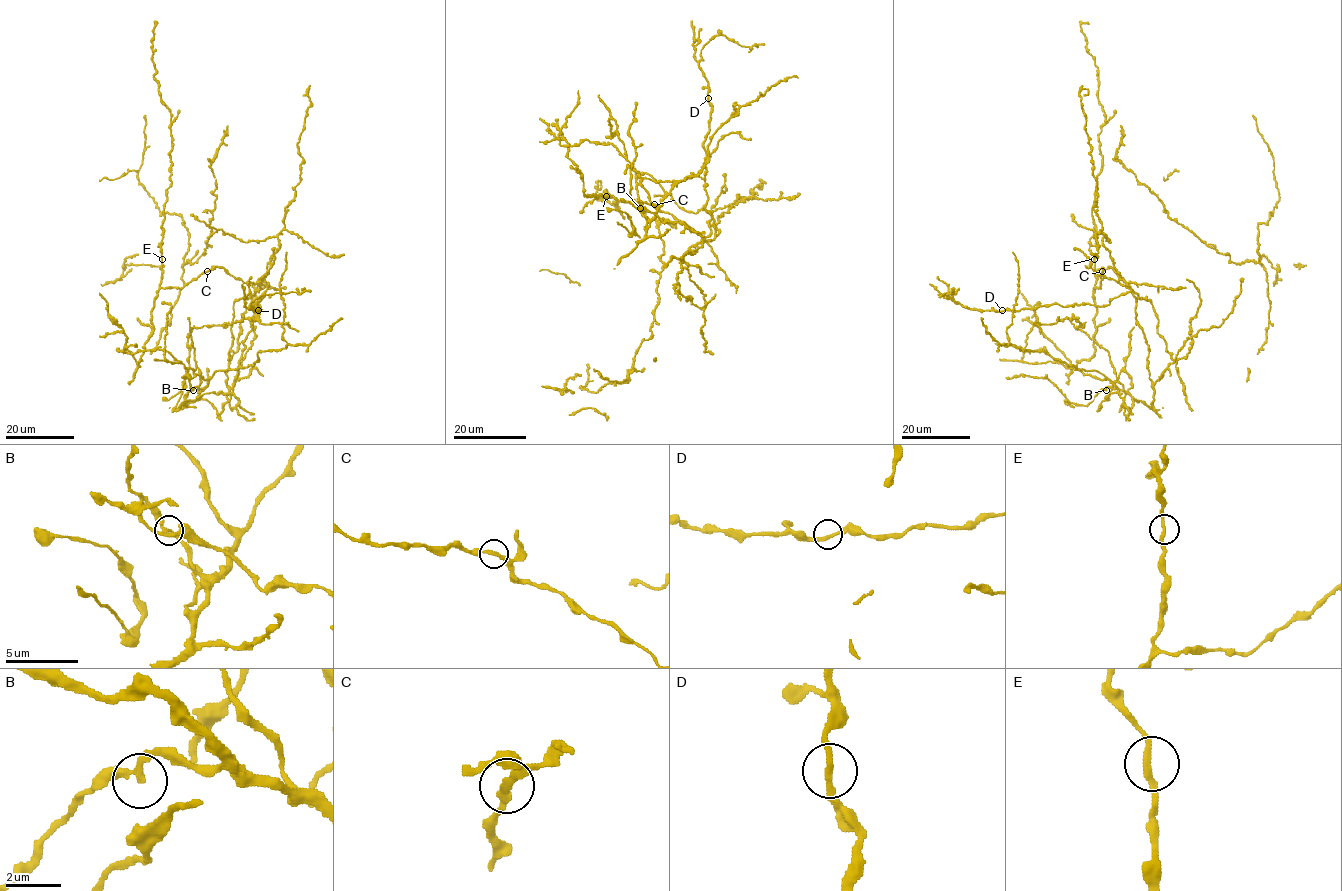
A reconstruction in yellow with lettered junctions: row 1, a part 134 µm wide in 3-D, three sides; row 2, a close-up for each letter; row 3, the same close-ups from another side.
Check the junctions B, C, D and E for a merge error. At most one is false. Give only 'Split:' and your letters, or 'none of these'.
Split: none of these

